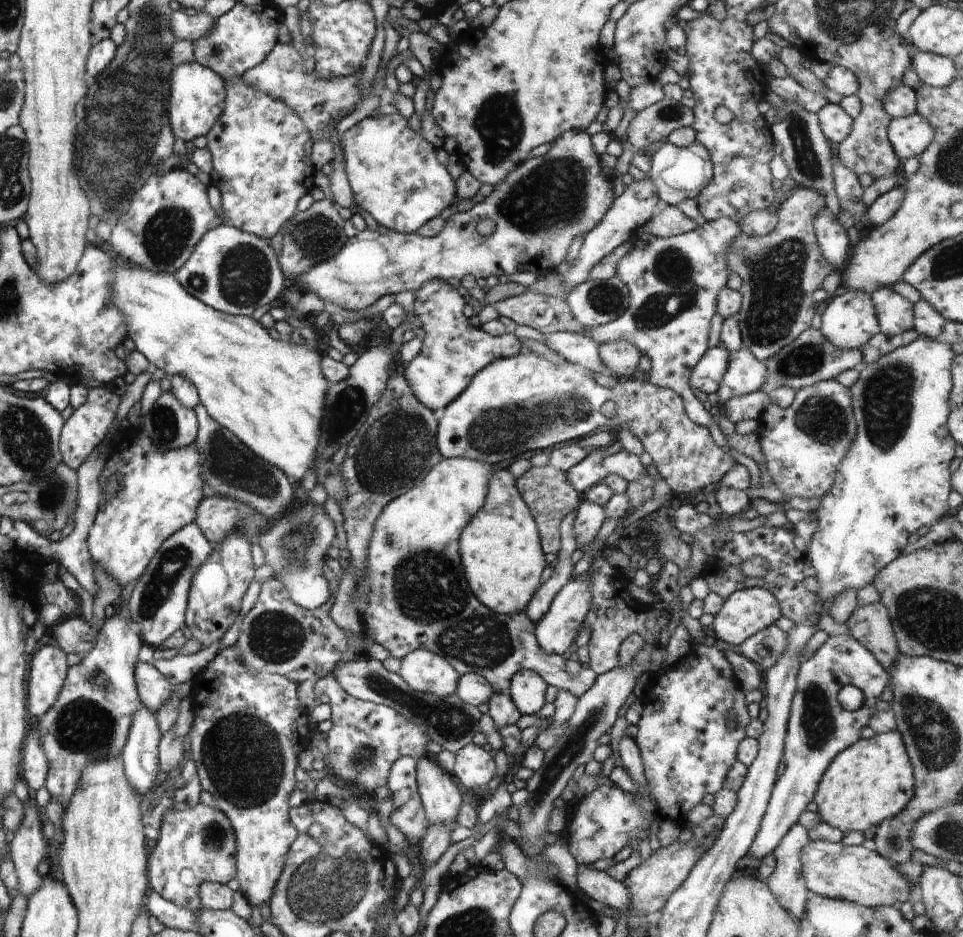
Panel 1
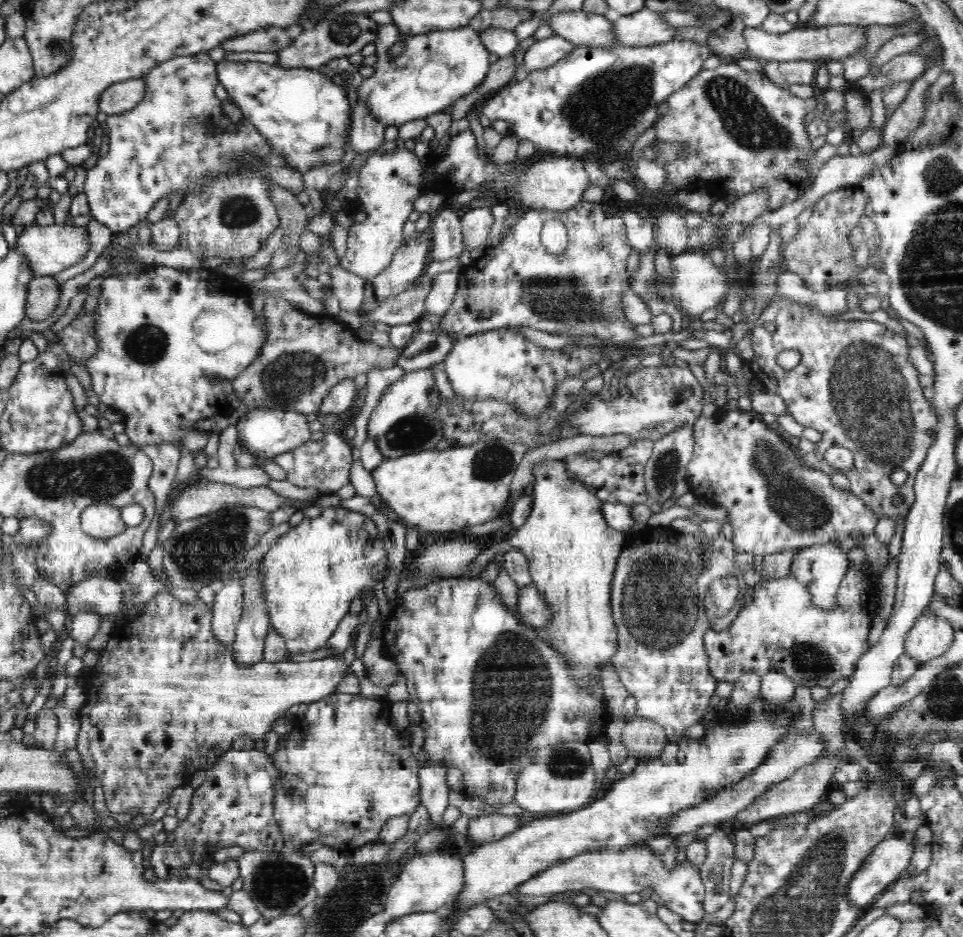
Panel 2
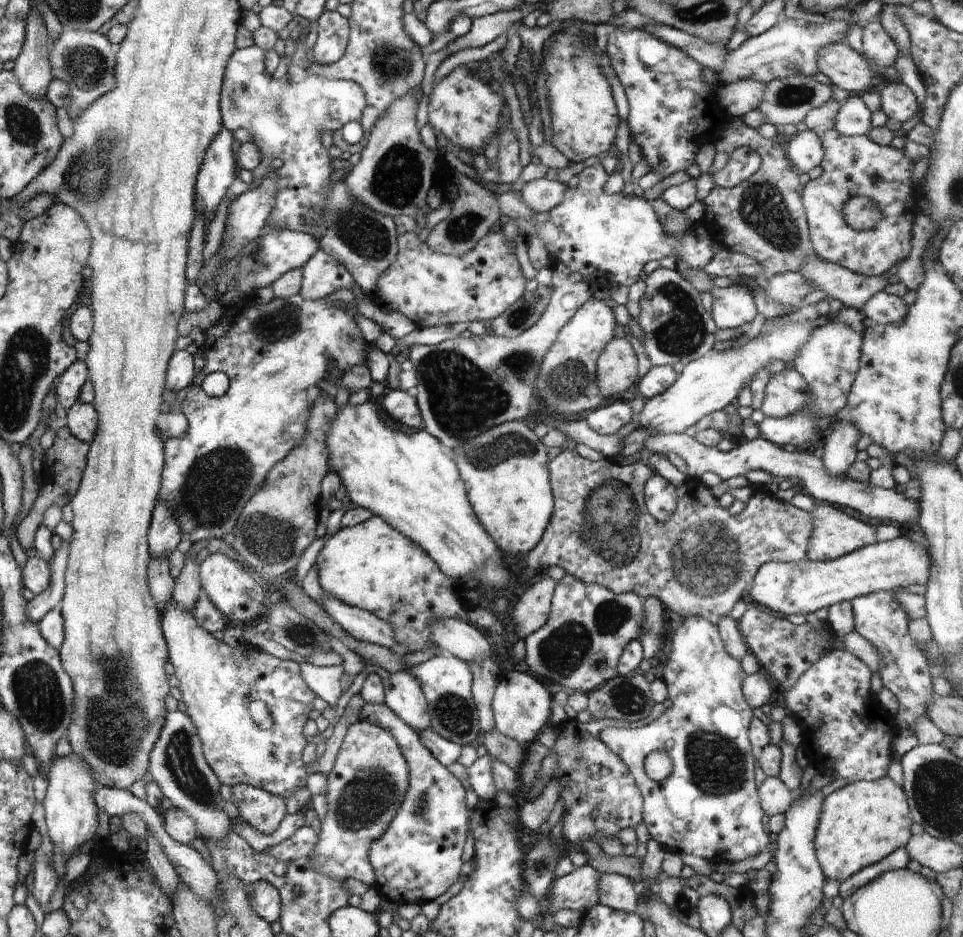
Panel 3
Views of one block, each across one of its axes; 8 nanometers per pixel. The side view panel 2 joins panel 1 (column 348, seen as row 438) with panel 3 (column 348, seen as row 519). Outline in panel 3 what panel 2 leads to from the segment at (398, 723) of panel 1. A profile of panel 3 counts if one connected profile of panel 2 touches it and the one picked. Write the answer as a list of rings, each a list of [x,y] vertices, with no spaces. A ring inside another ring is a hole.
[[[360,719],[347,728],[342,745],[328,773],[328,812],[321,830],[312,868],[336,880],[348,878],[375,886],[375,874],[368,862],[368,848],[384,834],[400,809],[408,790],[408,763],[394,736],[378,724]]]

